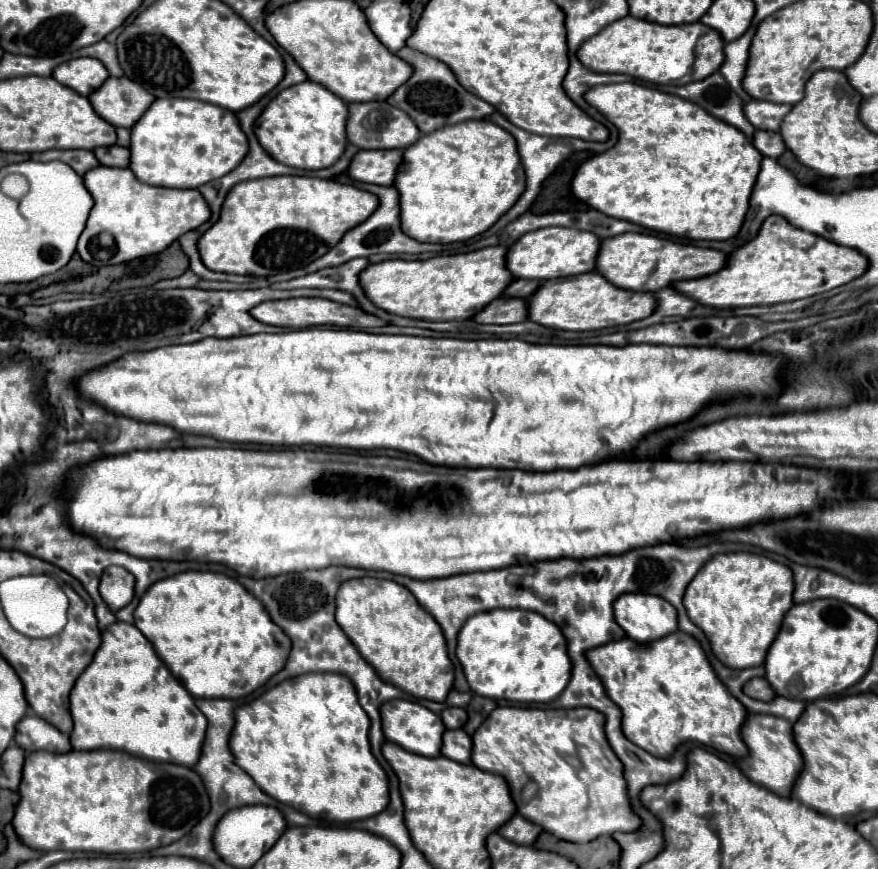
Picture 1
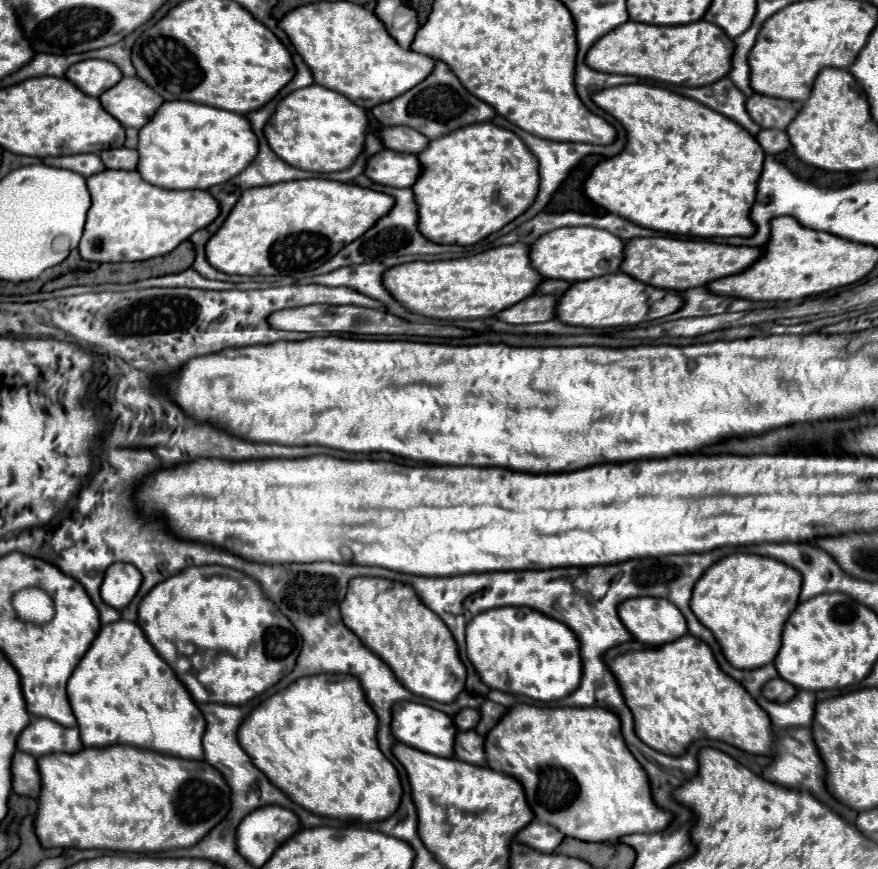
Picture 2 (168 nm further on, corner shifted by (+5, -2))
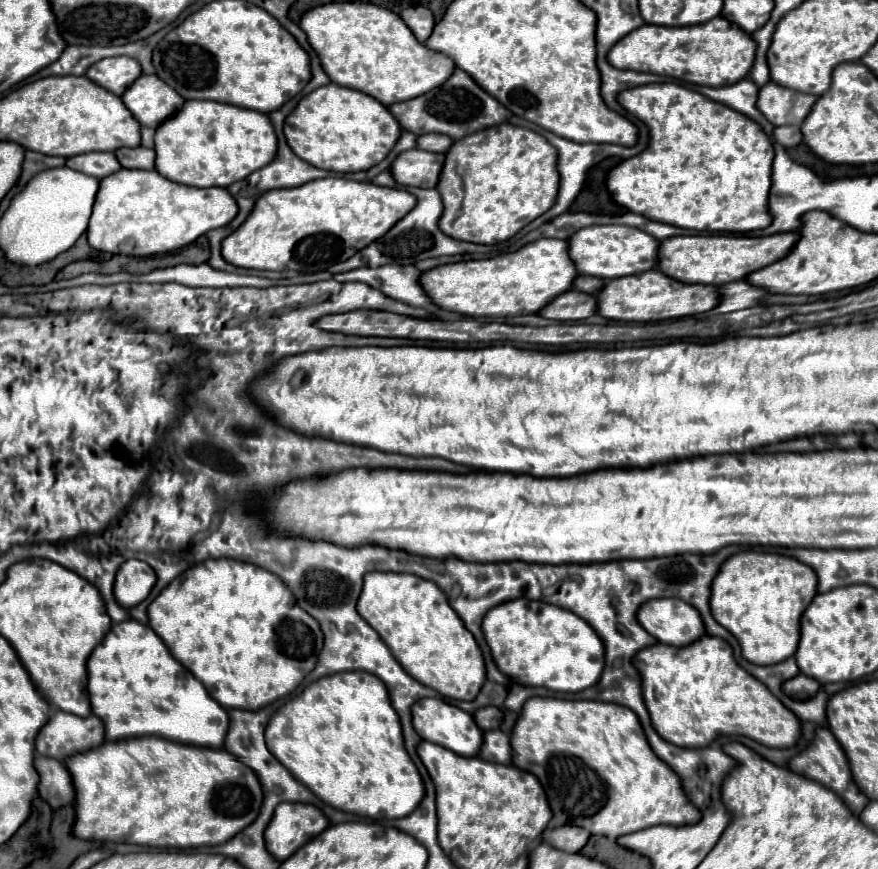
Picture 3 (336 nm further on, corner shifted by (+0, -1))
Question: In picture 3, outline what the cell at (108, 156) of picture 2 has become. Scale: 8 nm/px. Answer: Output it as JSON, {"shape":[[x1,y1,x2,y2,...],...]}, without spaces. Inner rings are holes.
{"shape":[[137,146,137,148,119,148,115,152,117,160,123,168,141,168,141,170,153,170,155,168,155,150]]}

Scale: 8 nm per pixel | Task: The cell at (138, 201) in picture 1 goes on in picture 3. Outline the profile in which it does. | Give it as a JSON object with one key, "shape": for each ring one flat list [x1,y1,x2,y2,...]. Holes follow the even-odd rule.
{"shape":[[127,170,101,180,87,228,95,250,127,256,153,256,179,250,209,230,227,226,237,216,237,202,227,188,191,188,163,178,157,170]]}

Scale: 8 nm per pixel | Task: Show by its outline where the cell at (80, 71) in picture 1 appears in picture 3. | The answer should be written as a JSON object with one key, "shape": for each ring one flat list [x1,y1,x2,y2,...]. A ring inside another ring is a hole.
{"shape":[[115,56,93,64,87,70,87,76,109,92,121,96,129,88,129,84,133,84,141,76,141,68,139,62,129,56]]}

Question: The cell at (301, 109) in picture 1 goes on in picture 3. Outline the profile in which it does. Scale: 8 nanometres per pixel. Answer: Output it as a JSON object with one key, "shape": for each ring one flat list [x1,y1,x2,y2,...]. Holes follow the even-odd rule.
{"shape":[[327,84,305,96,289,114,285,128,287,144,305,162,333,172,361,172,379,164,401,138,401,124,369,94,339,84]]}

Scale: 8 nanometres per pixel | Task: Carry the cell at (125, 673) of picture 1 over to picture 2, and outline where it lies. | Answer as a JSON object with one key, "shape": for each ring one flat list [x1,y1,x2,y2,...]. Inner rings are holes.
{"shape":[[132,621,104,625,92,647,68,679,68,701,78,719,84,747,128,743,180,759,204,757,202,735,206,721,172,669]]}

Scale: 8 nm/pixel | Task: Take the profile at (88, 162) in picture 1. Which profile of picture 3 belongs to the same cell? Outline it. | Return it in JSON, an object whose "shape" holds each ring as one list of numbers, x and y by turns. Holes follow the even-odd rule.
{"shape":[[87,152,79,154,67,160,67,166,73,170,79,170,83,174,89,174,93,178,107,178,109,174,121,170,121,164,117,162,113,152]]}

